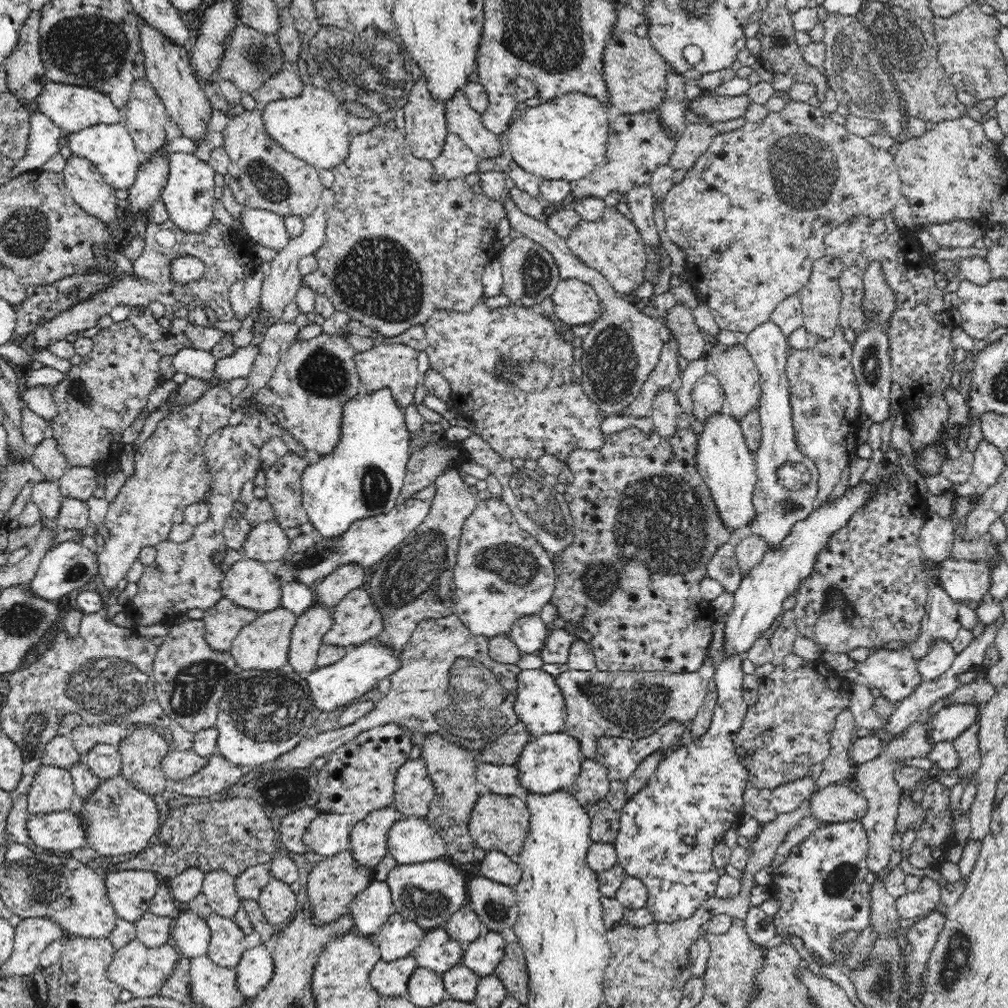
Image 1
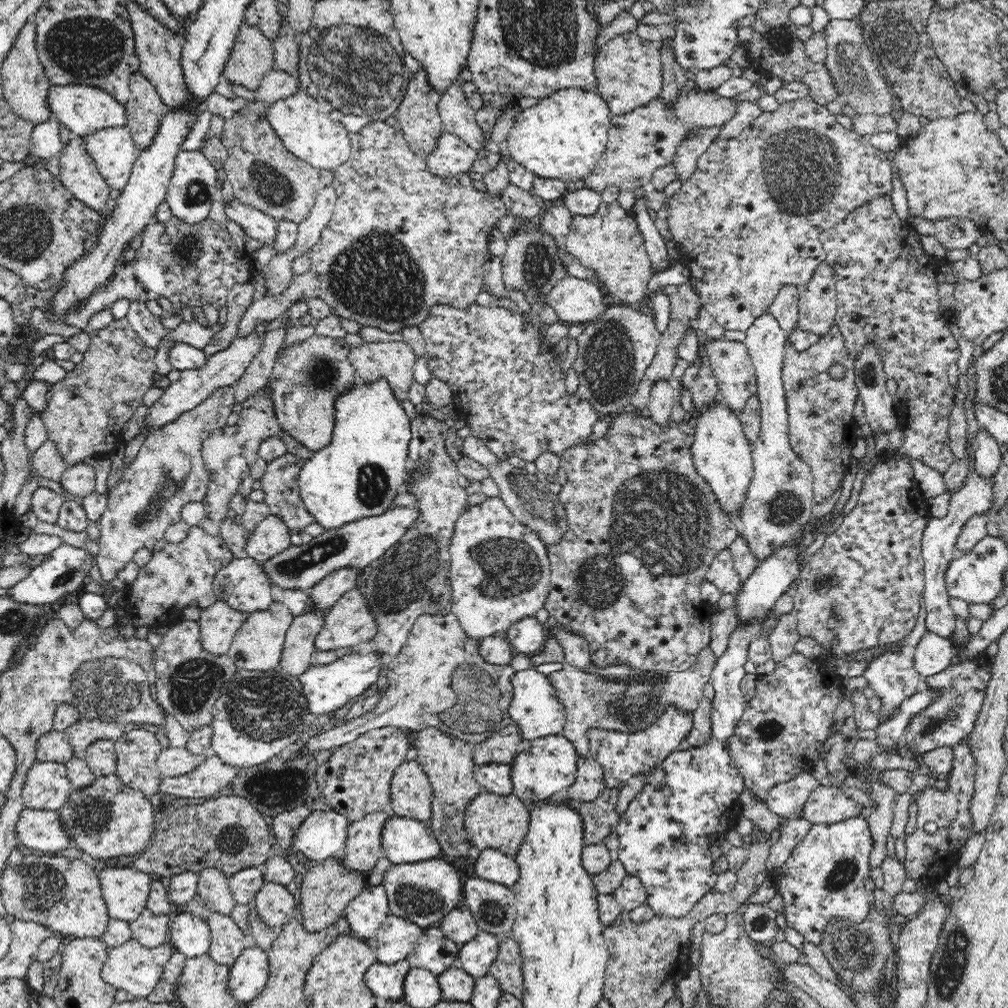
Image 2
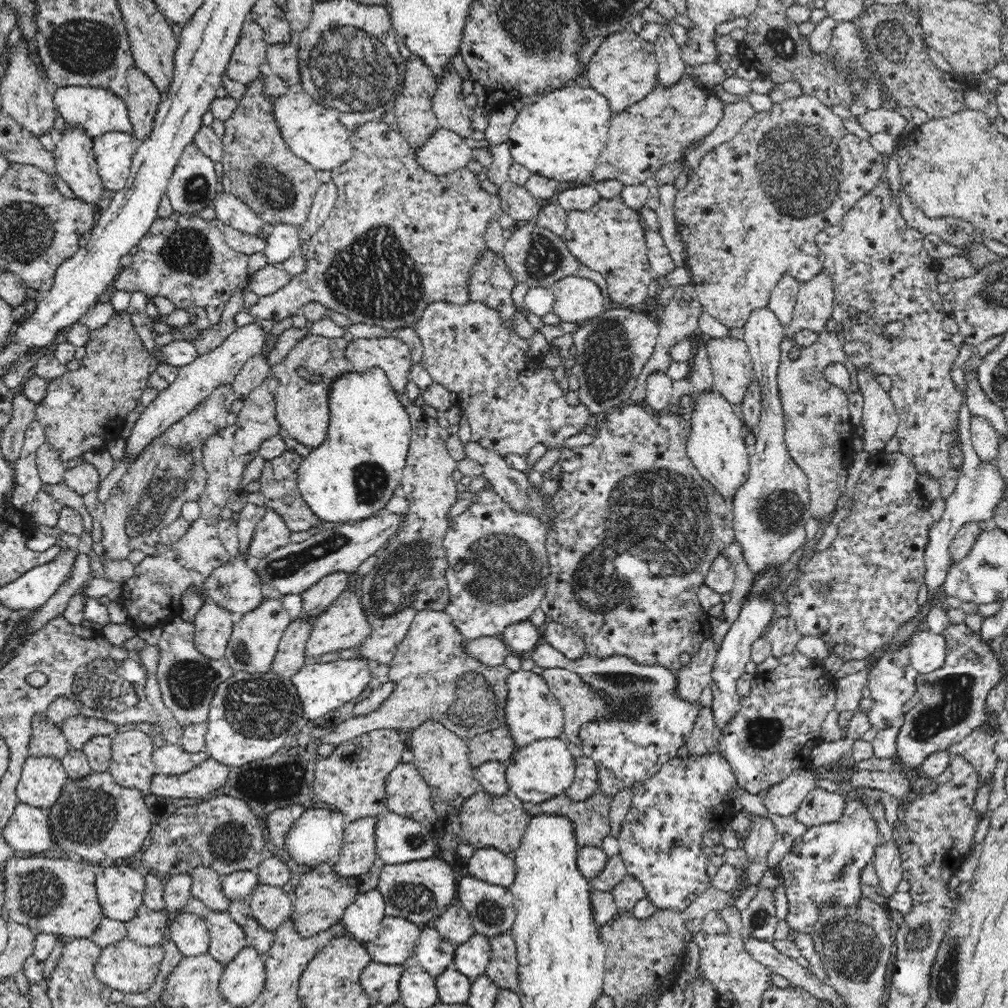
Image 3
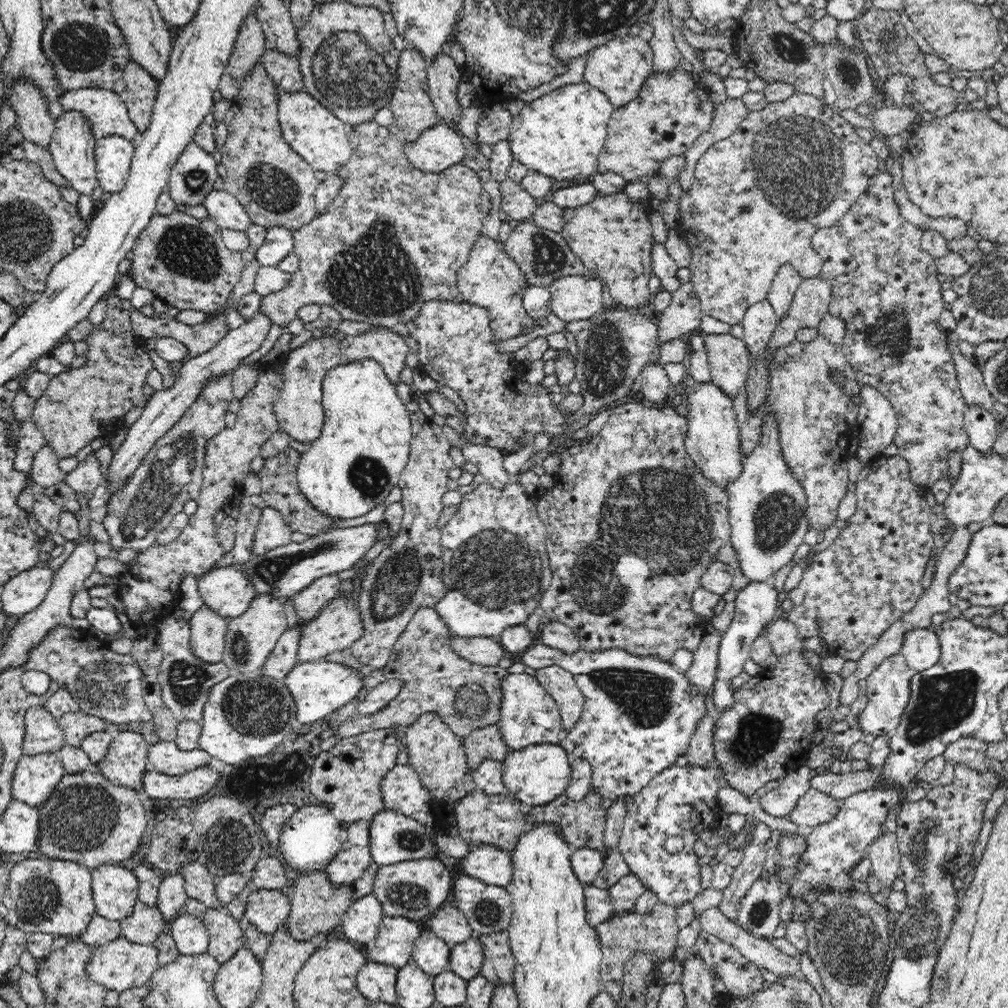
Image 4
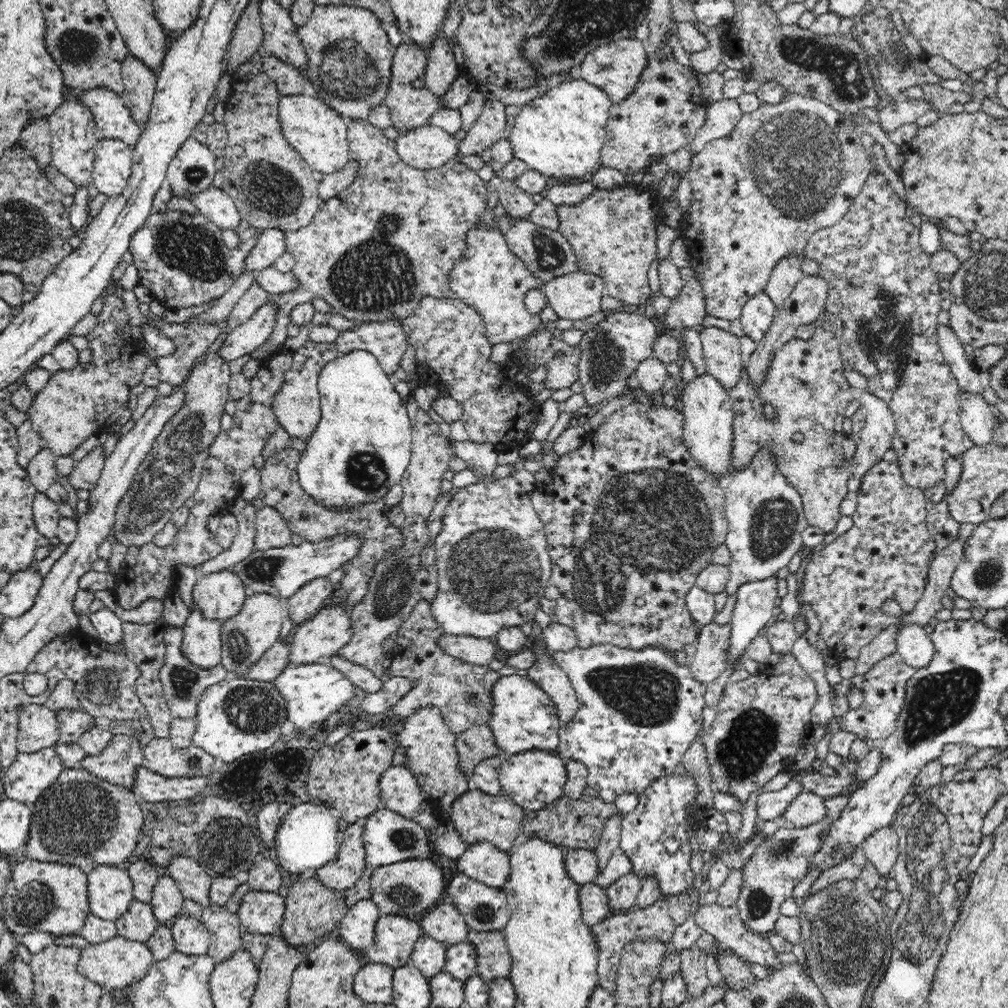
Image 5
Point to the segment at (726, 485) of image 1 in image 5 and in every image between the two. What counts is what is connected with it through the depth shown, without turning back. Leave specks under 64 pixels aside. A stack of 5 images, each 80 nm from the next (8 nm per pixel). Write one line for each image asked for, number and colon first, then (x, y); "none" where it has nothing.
2: (721, 453)
3: (716, 445)
4: (713, 441)
5: (709, 425)

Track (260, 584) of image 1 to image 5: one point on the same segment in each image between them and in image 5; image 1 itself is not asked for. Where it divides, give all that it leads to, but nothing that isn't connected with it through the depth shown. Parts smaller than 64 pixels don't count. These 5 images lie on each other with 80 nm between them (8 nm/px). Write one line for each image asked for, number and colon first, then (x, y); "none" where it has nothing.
2: (243, 583)
3: (234, 586)
4: (227, 590)
5: (220, 595)

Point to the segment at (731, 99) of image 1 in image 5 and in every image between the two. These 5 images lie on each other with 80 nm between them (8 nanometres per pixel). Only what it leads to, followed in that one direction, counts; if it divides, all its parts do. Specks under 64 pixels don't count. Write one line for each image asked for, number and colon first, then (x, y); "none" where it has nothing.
2: (645, 139)
3: (656, 131)
4: (671, 112)
5: (663, 115)

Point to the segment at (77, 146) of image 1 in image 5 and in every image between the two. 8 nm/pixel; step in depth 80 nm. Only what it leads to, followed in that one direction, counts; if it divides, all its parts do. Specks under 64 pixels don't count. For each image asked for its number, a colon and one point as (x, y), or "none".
2: (112, 148)
3: (113, 152)
4: (113, 154)
5: (112, 166)

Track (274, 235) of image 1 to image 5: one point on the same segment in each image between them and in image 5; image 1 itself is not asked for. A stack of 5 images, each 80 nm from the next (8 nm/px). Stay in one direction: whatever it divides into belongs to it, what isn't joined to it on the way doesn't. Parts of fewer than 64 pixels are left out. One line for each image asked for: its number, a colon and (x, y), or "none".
2: (263, 227)
3: (230, 210)
4: (224, 209)
5: (215, 205)

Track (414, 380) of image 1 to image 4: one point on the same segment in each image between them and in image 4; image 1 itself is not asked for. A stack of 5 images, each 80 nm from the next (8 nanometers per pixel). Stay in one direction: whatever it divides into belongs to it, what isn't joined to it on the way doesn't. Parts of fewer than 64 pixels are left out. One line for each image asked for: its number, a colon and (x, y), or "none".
2: (394, 361)
3: (393, 356)
4: (382, 345)

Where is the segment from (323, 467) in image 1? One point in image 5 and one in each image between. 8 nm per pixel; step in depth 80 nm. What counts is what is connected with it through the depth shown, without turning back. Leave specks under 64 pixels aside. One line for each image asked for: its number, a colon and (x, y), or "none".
2: (358, 475)
3: (351, 476)
4: (359, 458)
5: (362, 444)

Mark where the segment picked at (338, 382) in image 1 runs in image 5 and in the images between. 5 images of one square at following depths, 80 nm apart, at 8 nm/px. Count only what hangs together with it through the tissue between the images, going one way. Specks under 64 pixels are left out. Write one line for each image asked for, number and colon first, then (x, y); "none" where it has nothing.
2: (308, 377)
3: (303, 380)
4: (298, 406)
5: (296, 405)

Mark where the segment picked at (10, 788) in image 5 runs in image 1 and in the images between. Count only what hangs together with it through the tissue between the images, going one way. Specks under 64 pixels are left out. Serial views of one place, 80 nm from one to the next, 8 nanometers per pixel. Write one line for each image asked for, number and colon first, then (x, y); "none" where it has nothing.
1: (53, 790)
2: (48, 787)
3: (43, 779)
4: (37, 776)

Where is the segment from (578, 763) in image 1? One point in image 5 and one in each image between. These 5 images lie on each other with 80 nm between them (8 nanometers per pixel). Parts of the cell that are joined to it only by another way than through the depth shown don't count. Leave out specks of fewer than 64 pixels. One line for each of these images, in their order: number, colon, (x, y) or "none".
2: (543, 766)
3: (542, 770)
4: (539, 773)
5: (535, 778)

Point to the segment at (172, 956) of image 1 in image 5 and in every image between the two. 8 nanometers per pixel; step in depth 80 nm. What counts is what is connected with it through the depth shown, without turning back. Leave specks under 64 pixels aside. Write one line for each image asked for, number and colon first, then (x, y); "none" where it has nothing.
2: (137, 969)
3: (132, 968)
4: (121, 965)
5: (117, 963)

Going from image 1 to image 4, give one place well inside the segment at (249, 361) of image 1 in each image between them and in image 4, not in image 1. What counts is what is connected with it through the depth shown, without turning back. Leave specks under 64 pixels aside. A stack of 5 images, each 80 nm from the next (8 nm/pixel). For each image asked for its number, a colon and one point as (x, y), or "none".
2: (224, 368)
3: (195, 381)
4: (166, 407)

